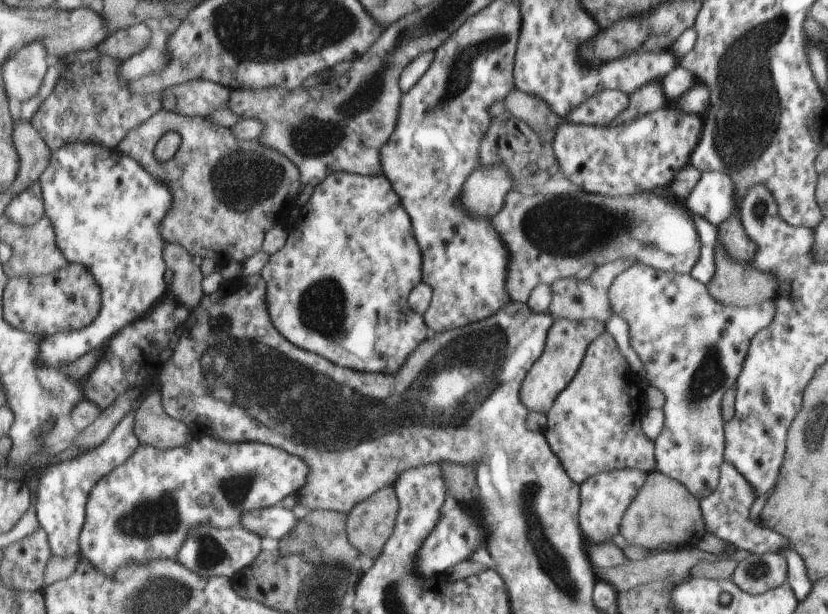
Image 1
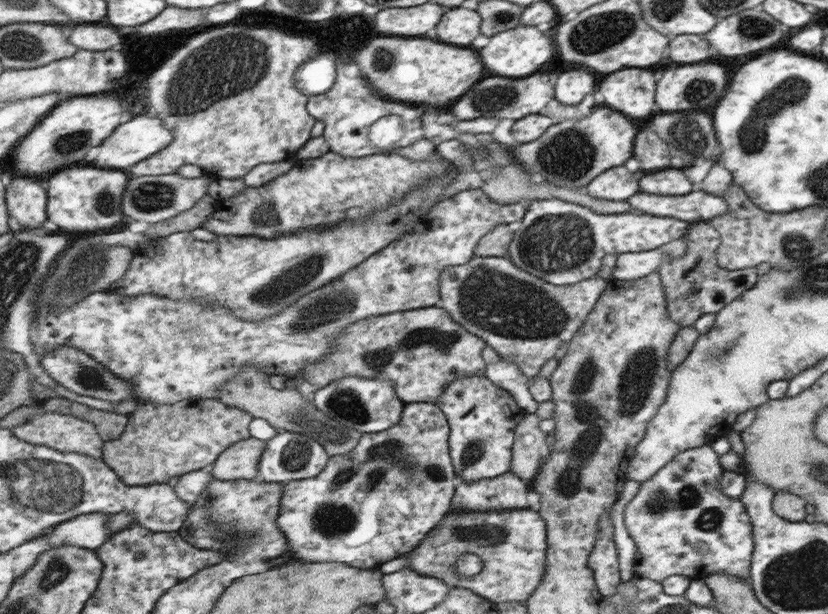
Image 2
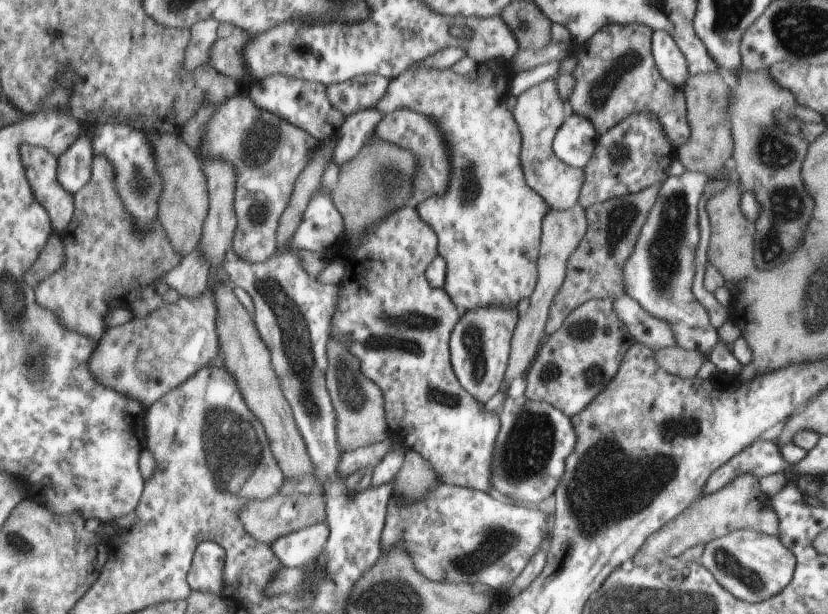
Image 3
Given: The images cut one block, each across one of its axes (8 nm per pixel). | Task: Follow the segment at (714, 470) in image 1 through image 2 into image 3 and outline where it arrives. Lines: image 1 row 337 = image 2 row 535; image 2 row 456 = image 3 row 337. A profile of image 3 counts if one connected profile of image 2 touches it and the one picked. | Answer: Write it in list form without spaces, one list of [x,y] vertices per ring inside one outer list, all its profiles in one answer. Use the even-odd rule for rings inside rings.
[[[684,170],[683,174],[668,177],[662,183],[658,200],[652,206],[623,269],[625,295],[649,314],[671,323],[676,332],[677,347],[703,352],[701,356],[705,361],[719,341],[719,332],[711,326],[707,312],[693,297],[691,282],[695,274],[693,256],[699,240],[696,205],[709,182],[710,176],[703,172]]]

